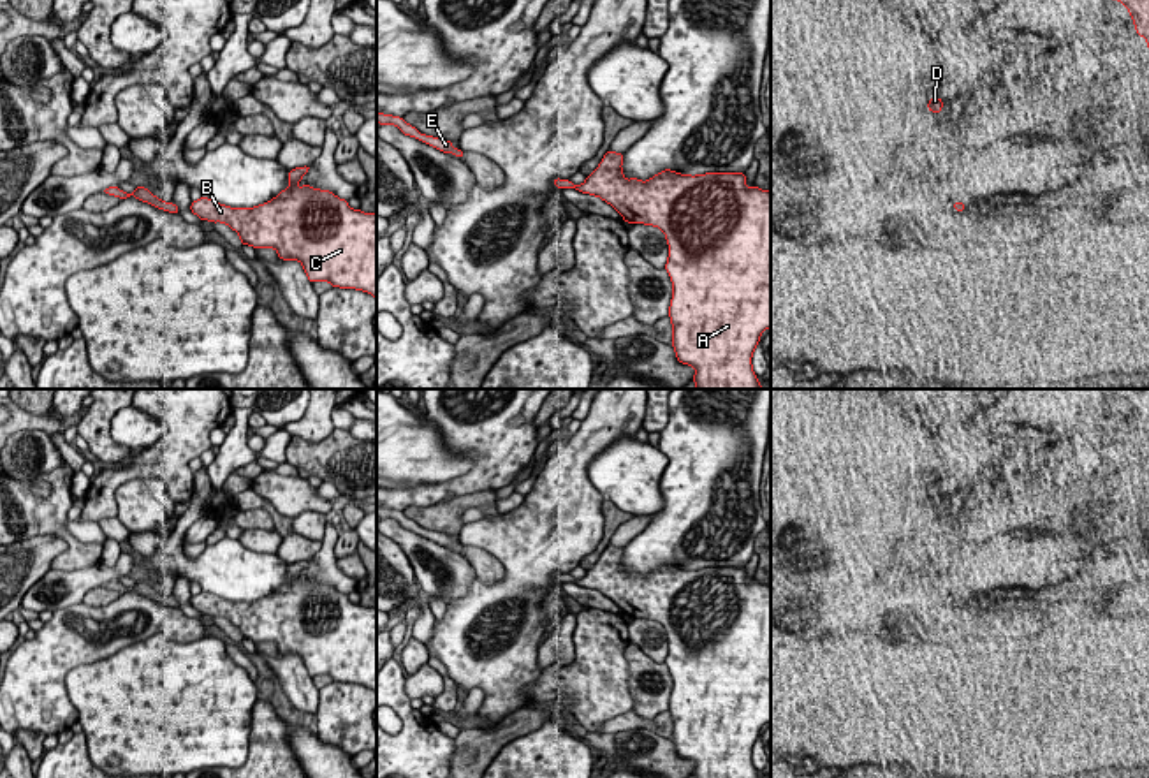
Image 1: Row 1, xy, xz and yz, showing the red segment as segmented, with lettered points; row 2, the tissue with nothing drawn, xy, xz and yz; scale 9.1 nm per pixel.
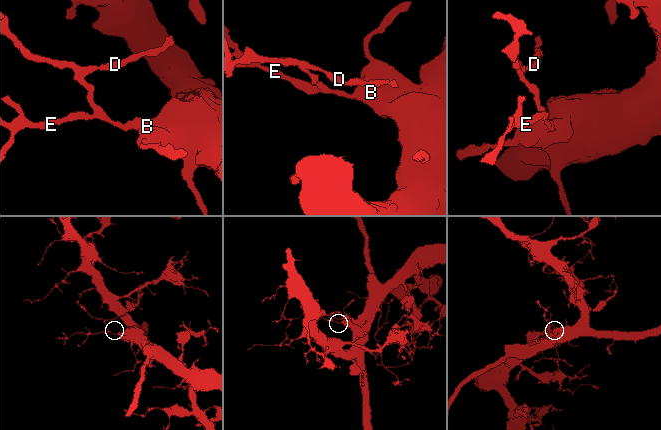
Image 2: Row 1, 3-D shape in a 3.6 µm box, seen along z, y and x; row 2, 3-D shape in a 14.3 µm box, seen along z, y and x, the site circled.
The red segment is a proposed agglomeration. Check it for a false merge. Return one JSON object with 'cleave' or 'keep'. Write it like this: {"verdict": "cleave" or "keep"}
{"verdict": "keep"}

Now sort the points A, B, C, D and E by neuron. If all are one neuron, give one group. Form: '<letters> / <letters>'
A B C D E

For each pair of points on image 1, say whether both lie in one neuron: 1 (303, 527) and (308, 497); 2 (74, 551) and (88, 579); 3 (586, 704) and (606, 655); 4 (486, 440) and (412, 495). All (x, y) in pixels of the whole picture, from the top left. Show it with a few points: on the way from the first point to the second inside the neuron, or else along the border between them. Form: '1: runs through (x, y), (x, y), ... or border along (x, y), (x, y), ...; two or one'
1: border along (324, 513), (301, 511), (294, 518); two
2: border along (99, 562), (69, 571), (51, 569); two
3: runs through (595, 692), (600, 667); one
4: runs through (486, 465), (468, 483), (437, 491); one

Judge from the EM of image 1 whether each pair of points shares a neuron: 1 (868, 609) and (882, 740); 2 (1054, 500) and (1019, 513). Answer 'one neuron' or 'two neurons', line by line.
1: two neurons
2: two neurons

